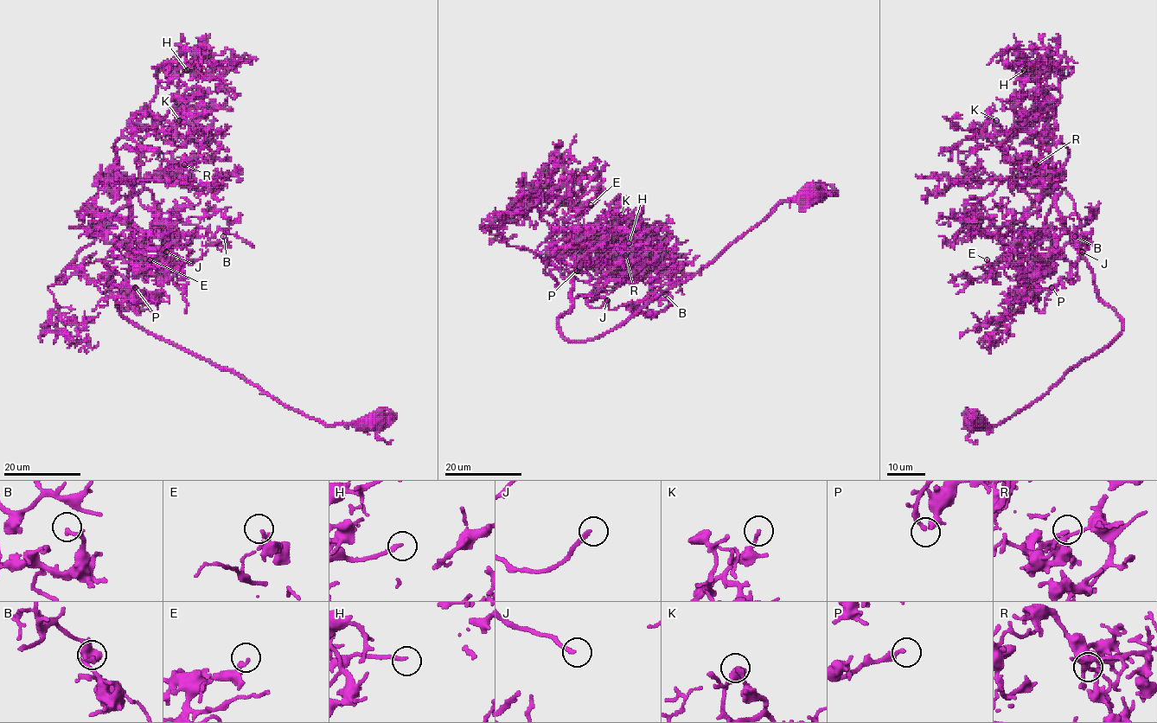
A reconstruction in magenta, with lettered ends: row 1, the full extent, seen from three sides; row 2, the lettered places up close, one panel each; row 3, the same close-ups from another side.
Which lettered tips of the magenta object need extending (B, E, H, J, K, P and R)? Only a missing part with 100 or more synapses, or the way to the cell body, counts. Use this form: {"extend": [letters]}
{"extend": ["H", "J"]}

